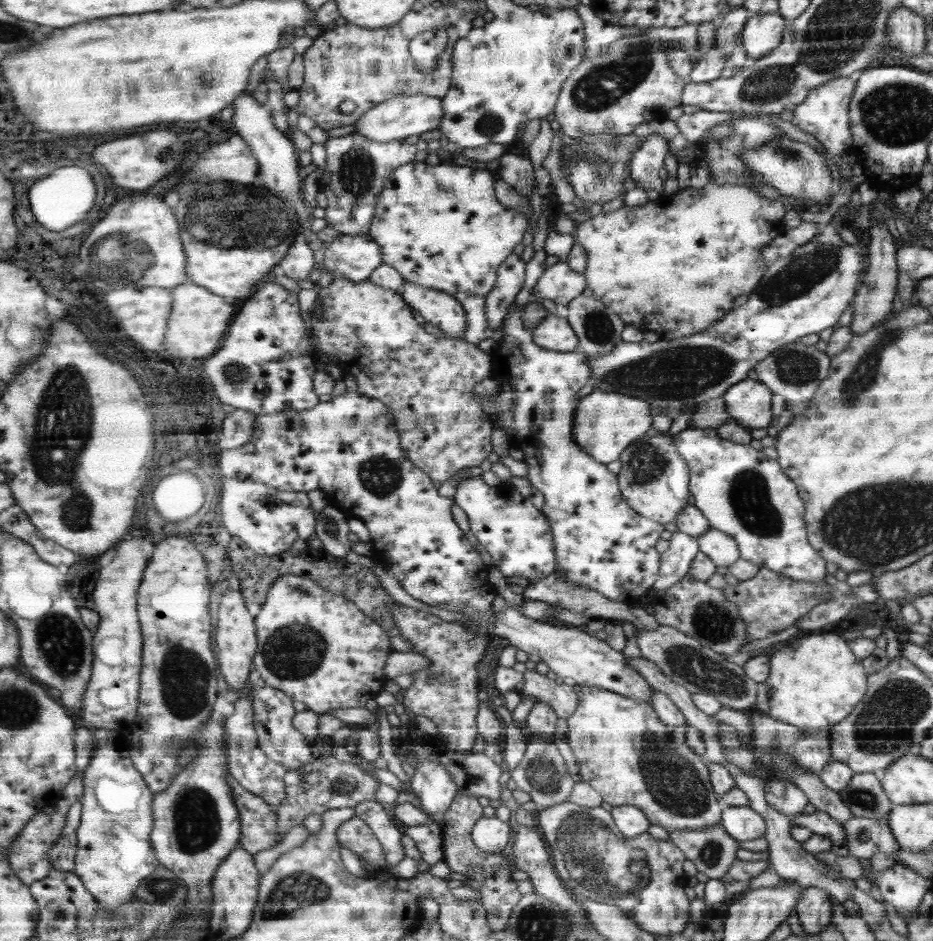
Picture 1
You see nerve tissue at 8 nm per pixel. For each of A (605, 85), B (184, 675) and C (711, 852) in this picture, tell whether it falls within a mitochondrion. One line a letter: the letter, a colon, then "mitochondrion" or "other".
A: mitochondrion
B: mitochondrion
C: mitochondrion

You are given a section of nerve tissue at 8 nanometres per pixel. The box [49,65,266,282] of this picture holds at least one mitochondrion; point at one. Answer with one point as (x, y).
(204, 78)

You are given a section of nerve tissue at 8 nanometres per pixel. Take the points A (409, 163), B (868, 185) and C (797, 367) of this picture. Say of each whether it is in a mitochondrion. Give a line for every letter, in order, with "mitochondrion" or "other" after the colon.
A: other
B: other
C: mitochondrion

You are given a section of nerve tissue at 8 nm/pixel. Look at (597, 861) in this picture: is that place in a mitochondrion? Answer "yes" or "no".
yes

